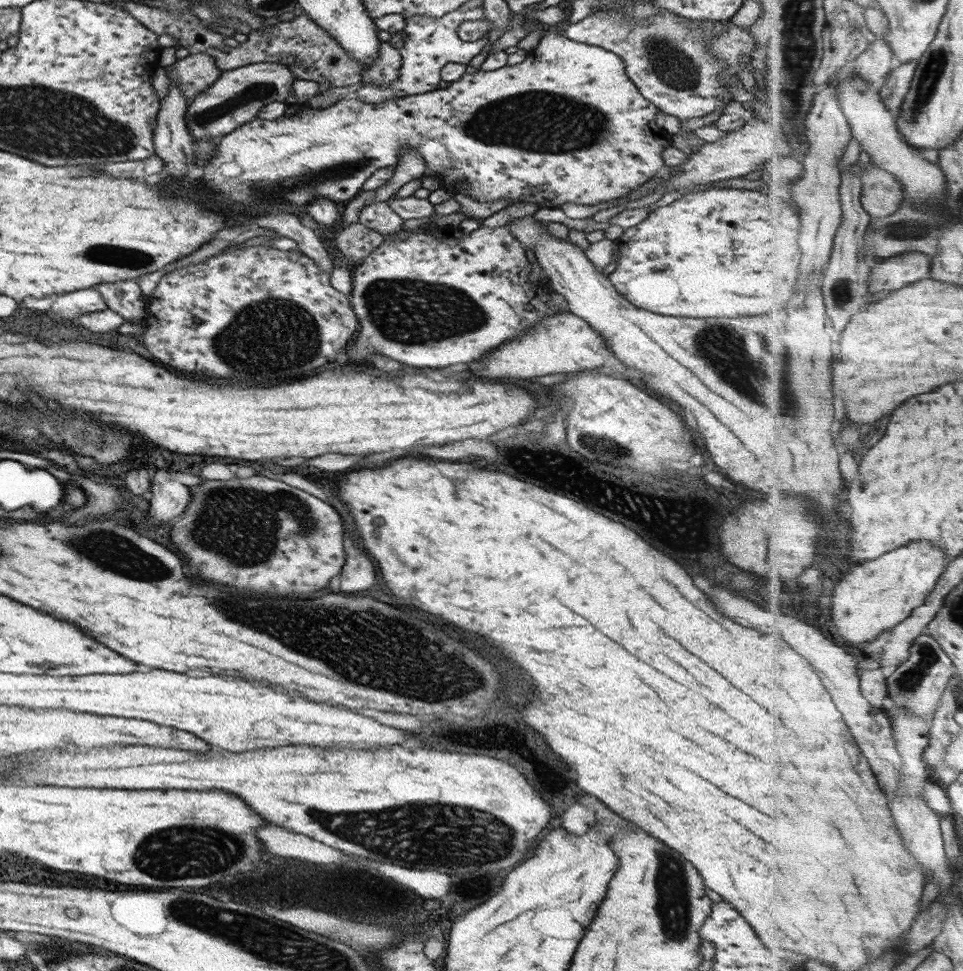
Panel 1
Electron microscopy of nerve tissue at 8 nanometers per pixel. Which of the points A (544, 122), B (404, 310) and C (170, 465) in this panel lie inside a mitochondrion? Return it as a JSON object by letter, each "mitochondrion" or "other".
{"A":"mitochondrion","B":"mitochondrion","C":"other"}

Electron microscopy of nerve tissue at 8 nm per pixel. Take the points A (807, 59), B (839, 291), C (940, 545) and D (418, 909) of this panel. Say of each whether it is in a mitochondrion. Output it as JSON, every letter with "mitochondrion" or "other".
{"A":"mitochondrion","B":"mitochondrion","C":"other","D":"other"}

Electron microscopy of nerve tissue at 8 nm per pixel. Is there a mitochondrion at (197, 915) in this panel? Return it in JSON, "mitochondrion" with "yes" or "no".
{"mitochondrion":"yes"}

